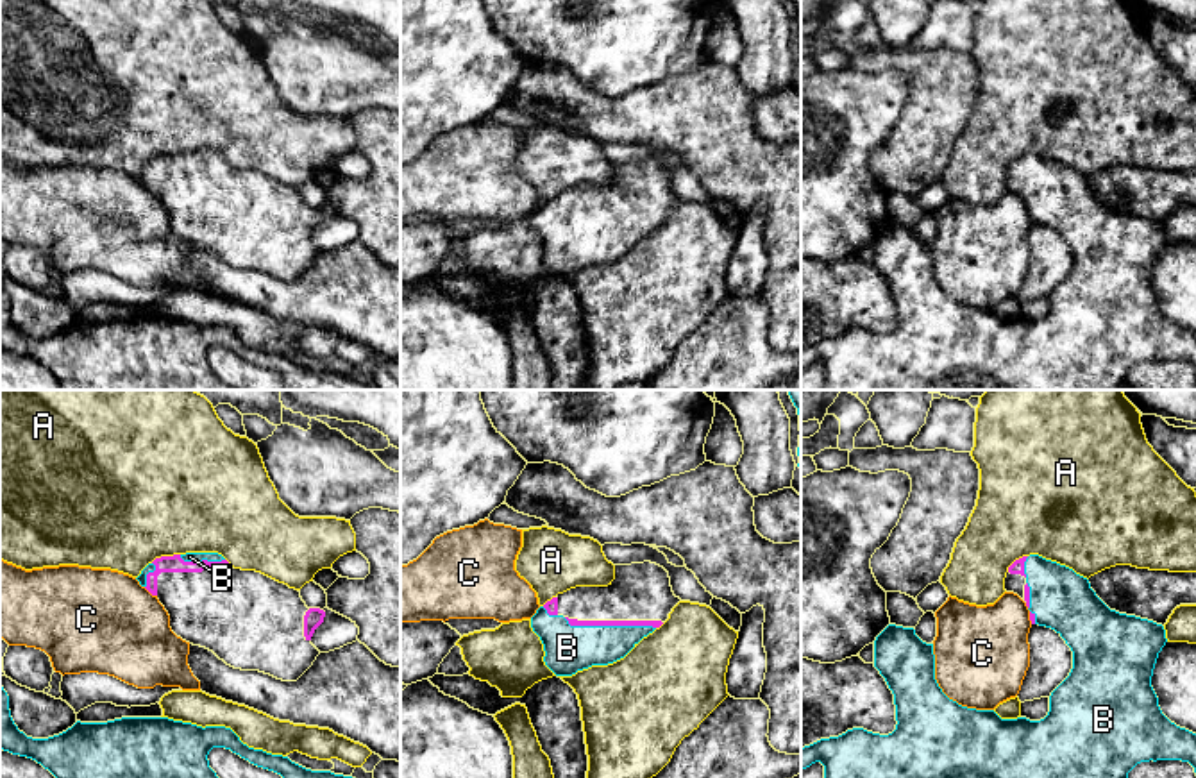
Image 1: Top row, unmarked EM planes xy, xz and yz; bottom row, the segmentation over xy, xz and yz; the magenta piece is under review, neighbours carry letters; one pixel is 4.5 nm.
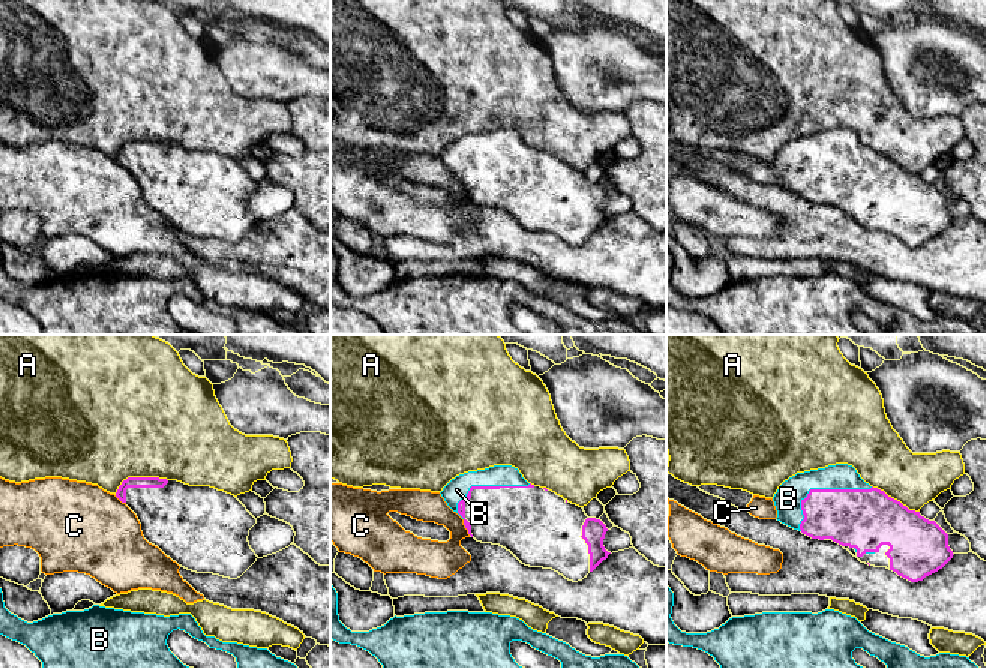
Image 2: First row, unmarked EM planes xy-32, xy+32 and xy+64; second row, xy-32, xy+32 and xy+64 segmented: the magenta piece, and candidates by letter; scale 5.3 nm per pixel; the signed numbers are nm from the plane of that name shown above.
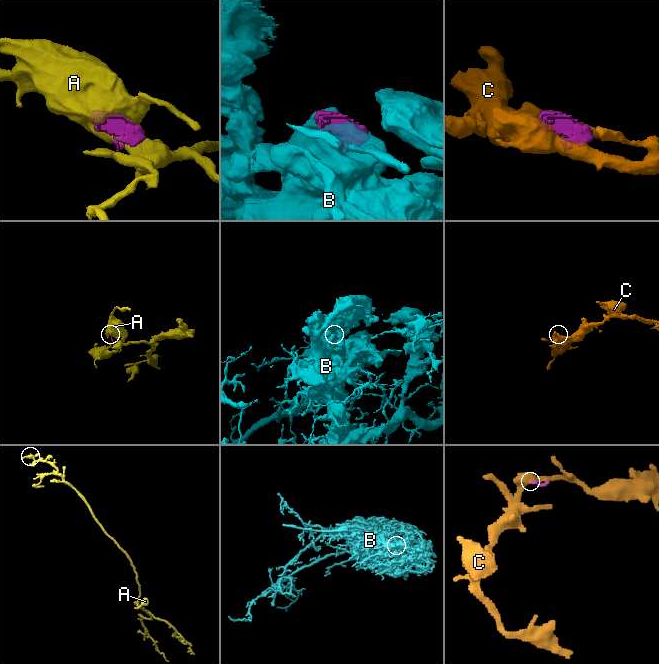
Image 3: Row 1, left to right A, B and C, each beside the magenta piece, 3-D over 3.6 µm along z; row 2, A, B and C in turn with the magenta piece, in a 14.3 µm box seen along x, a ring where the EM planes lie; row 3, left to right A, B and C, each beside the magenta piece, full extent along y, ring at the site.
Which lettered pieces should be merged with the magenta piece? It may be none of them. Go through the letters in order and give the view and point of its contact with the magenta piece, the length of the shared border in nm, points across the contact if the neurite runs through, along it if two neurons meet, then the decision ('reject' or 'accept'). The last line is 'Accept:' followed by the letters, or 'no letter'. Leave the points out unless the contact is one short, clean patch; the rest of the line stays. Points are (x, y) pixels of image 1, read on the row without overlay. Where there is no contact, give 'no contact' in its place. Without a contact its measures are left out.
A: meets magenta in xy at (165, 156); contact 140 nm long; reject
B: meets magenta in xz at (610, 224); contact 420 nm long; accept
C: meets magenta in xy at (151, 192); contact 80 nm long; border along xy (143, 186), (156, 195); reject
Accept: B

